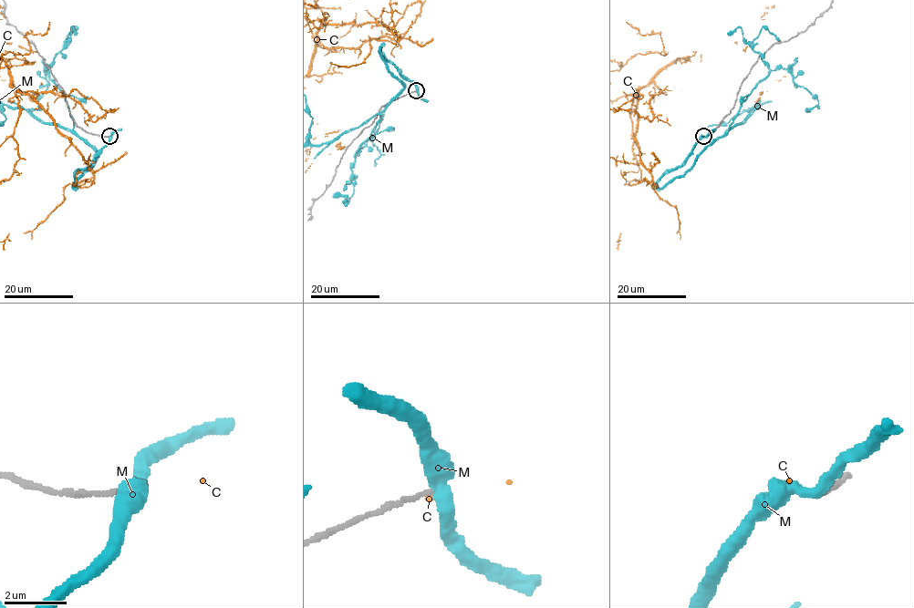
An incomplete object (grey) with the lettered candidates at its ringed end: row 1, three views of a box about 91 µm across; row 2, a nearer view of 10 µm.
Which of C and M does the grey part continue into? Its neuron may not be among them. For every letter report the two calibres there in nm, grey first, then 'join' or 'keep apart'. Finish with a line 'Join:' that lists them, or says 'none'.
C: 160 nm thick on the grey side, 50 nm on the other; keep apart
M: 150 nm thick on the grey side, 500 nm on the other; keep apart
Join: none

